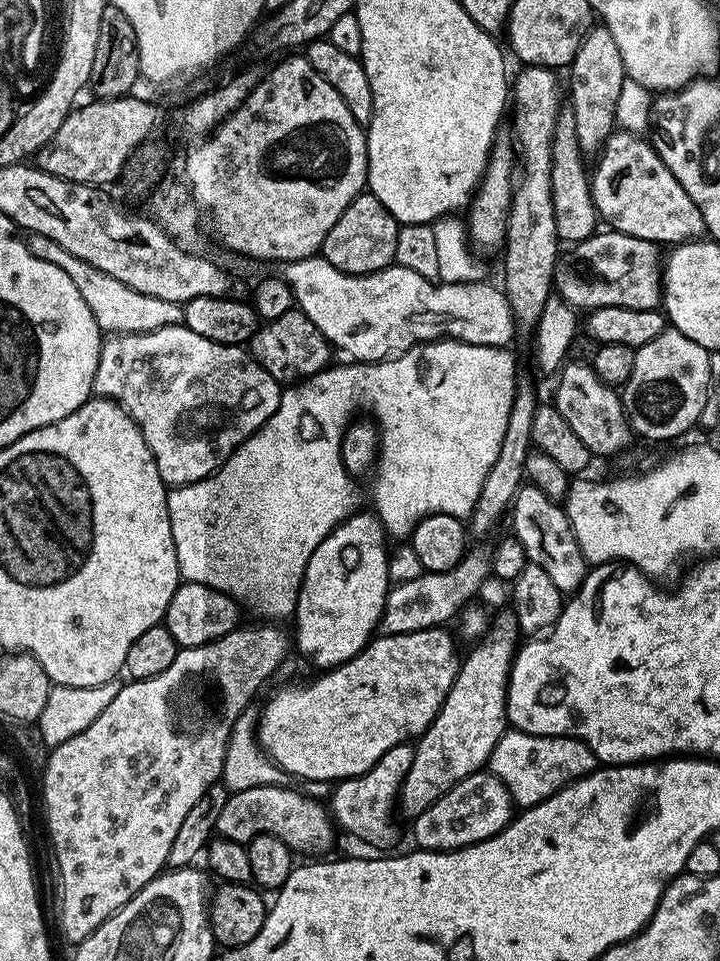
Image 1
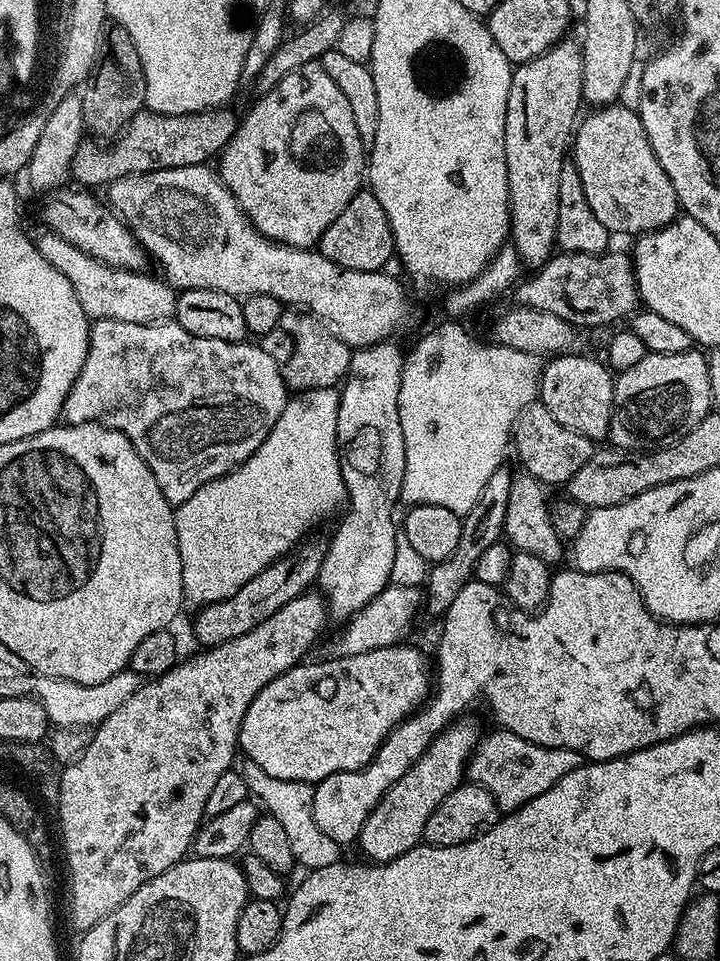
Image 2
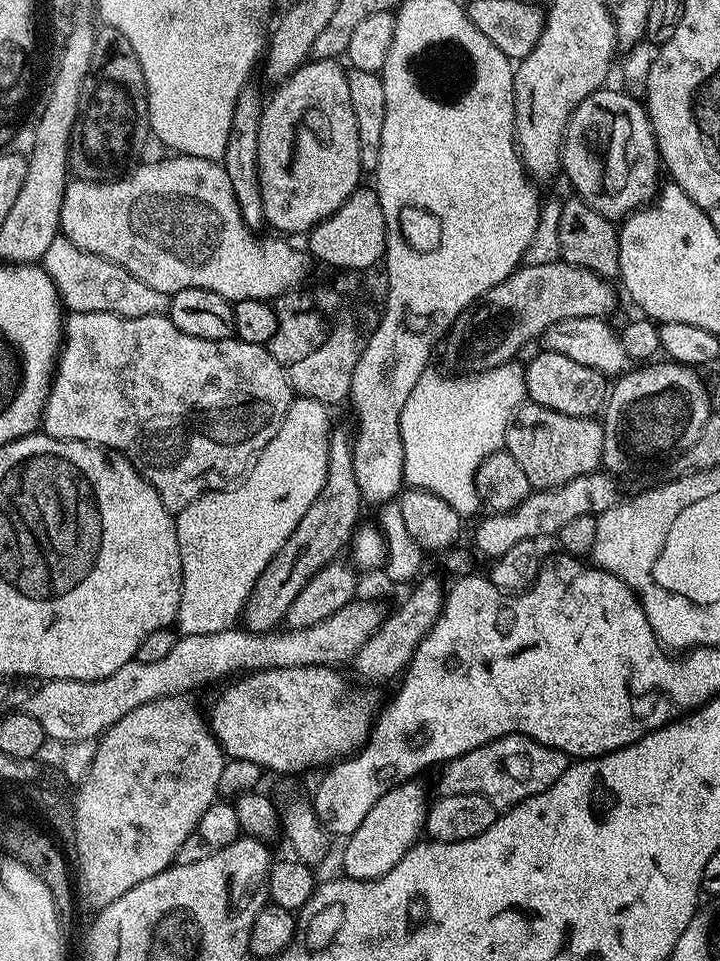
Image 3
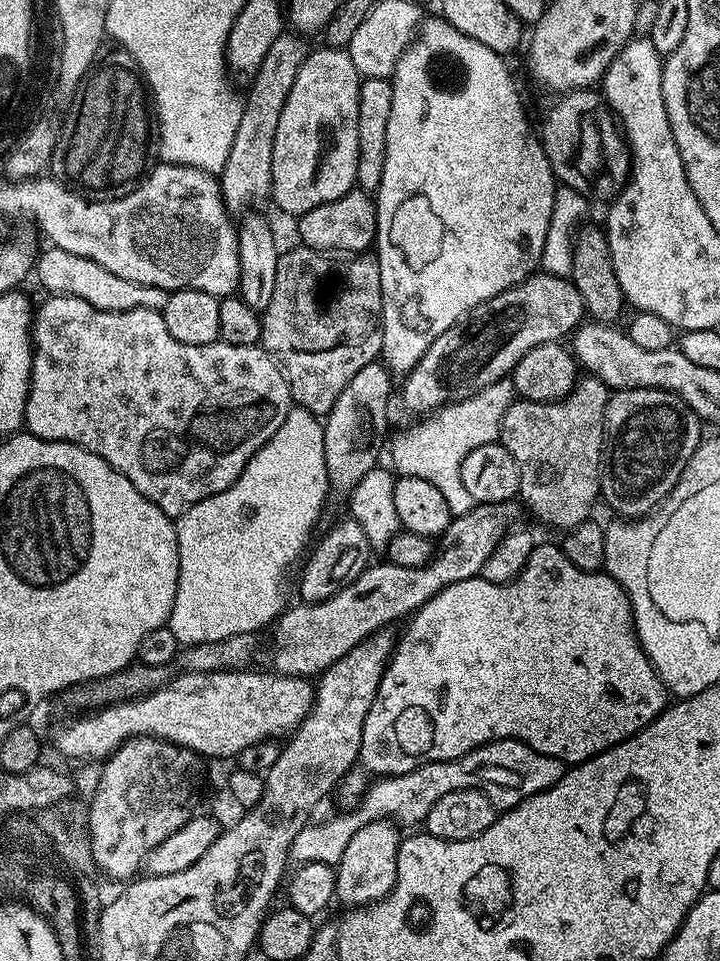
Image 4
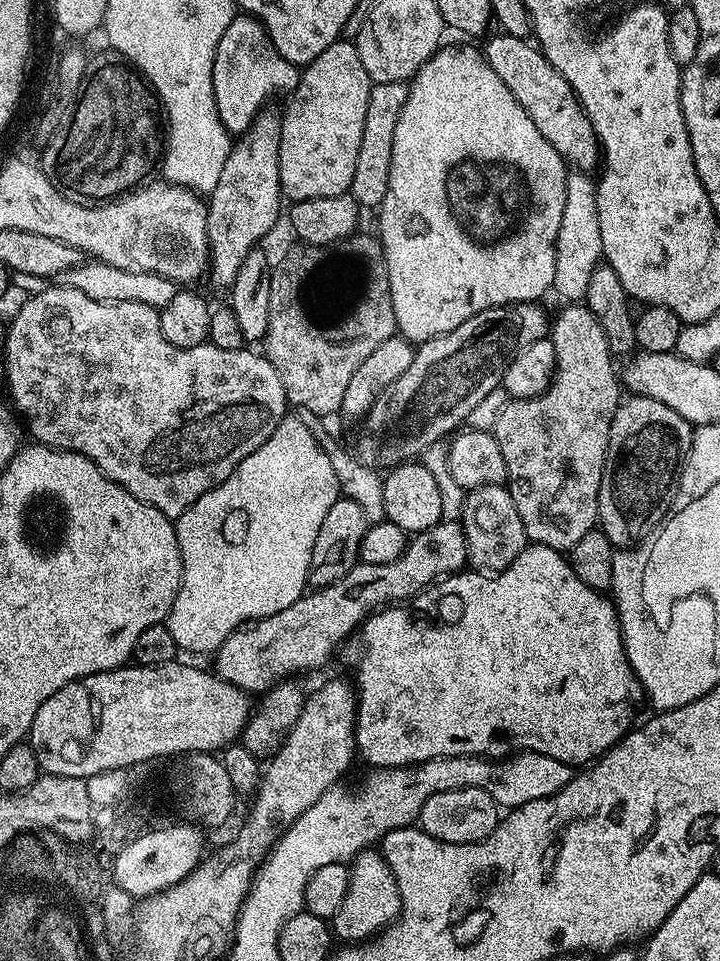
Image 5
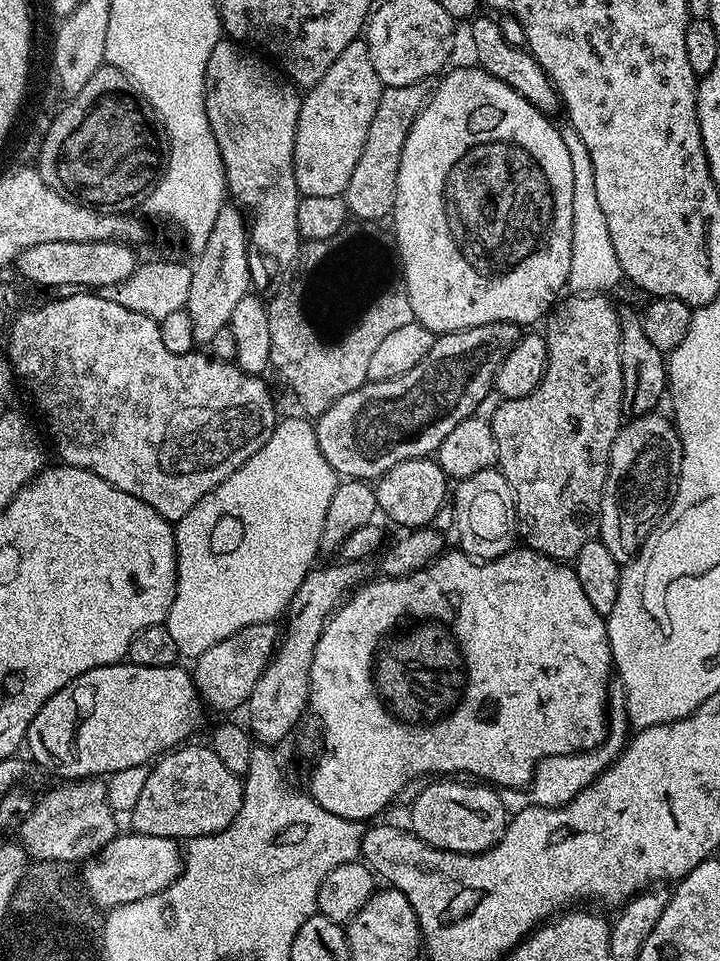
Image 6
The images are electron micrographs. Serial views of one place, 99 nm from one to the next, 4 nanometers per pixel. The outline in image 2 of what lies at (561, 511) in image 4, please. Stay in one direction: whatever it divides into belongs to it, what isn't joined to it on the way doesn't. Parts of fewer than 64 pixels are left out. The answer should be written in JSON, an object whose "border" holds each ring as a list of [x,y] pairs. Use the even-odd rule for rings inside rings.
{"border":[[[539,402],[530,403],[521,410],[510,433],[510,440],[514,448],[516,444],[516,456],[524,467],[521,469],[527,475],[538,478],[545,486],[567,485],[568,479],[586,466],[594,451],[593,441],[562,426],[562,422],[558,422],[558,418],[554,418],[554,414],[550,414],[550,410]]]}

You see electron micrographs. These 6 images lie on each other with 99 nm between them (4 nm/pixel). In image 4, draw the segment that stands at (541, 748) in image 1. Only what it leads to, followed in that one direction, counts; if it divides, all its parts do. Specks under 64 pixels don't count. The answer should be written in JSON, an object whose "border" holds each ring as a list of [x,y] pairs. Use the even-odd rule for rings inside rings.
{"border":[[[495,740],[493,744],[484,744],[453,760],[439,760],[418,766],[406,774],[385,776],[373,779],[372,785],[364,792],[360,805],[353,812],[344,812],[341,816],[332,816],[321,824],[310,822],[294,838],[290,853],[293,861],[300,864],[322,862],[333,866],[339,864],[342,850],[346,850],[346,842],[354,838],[354,834],[362,826],[375,820],[391,818],[397,825],[423,825],[430,814],[430,806],[438,802],[438,798],[446,798],[454,790],[478,789],[485,792],[497,810],[507,810],[518,806],[526,798],[544,792],[566,771],[564,761],[542,754],[520,740]]]}

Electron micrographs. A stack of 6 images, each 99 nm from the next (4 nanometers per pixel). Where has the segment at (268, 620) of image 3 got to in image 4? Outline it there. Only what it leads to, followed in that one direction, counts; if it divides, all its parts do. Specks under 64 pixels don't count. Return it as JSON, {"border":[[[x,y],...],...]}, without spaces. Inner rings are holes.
{"border":[[[373,362],[362,366],[346,390],[338,394],[338,402],[323,417],[324,453],[326,454],[326,474],[331,499],[347,501],[349,492],[358,486],[358,482],[368,471],[377,467],[380,456],[380,435],[384,432],[388,420],[388,399],[392,396],[393,373],[383,363]]]}

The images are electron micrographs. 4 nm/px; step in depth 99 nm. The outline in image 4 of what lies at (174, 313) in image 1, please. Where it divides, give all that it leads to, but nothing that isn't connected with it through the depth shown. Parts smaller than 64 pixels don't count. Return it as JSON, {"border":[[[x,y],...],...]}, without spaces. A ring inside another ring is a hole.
{"border":[[[55,246],[45,249],[45,252],[41,251],[37,255],[34,265],[34,280],[45,288],[45,293],[77,296],[82,298],[82,302],[90,302],[90,306],[107,312],[125,312],[135,308],[162,310],[166,306],[169,293],[158,286],[142,286],[126,278],[118,278],[118,274],[110,274],[110,270],[98,266],[98,262],[90,262],[90,258],[70,254],[70,250],[62,250]]]}

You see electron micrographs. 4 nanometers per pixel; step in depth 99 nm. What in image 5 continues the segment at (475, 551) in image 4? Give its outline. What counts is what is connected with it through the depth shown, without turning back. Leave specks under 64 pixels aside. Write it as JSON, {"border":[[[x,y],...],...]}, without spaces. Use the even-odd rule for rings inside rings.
{"border":[[[443,519],[439,524],[430,526],[430,530],[415,533],[407,541],[404,552],[395,558],[394,562],[388,562],[386,565],[357,562],[342,578],[338,578],[338,582],[309,591],[301,596],[298,602],[286,606],[286,610],[278,610],[278,614],[270,614],[266,618],[237,628],[230,634],[230,638],[226,638],[226,642],[222,642],[222,646],[216,649],[214,671],[228,684],[238,686],[246,693],[263,694],[269,688],[275,688],[277,684],[295,677],[292,676],[295,672],[312,672],[315,668],[322,667],[335,654],[336,647],[351,632],[353,635],[372,613],[411,600],[413,596],[423,592],[429,584],[435,584],[446,576],[456,575],[467,564],[468,547],[464,527],[455,520]]]}

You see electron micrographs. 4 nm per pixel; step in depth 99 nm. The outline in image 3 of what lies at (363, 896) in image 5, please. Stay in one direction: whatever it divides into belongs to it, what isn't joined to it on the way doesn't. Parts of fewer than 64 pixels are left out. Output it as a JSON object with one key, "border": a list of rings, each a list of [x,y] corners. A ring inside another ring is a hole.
{"border":[[[408,780],[382,794],[382,798],[370,806],[362,826],[343,841],[343,875],[350,880],[377,880],[390,874],[390,870],[394,870],[394,866],[398,866],[398,862],[402,862],[404,855],[421,839],[429,803],[430,796],[416,780]]]}

